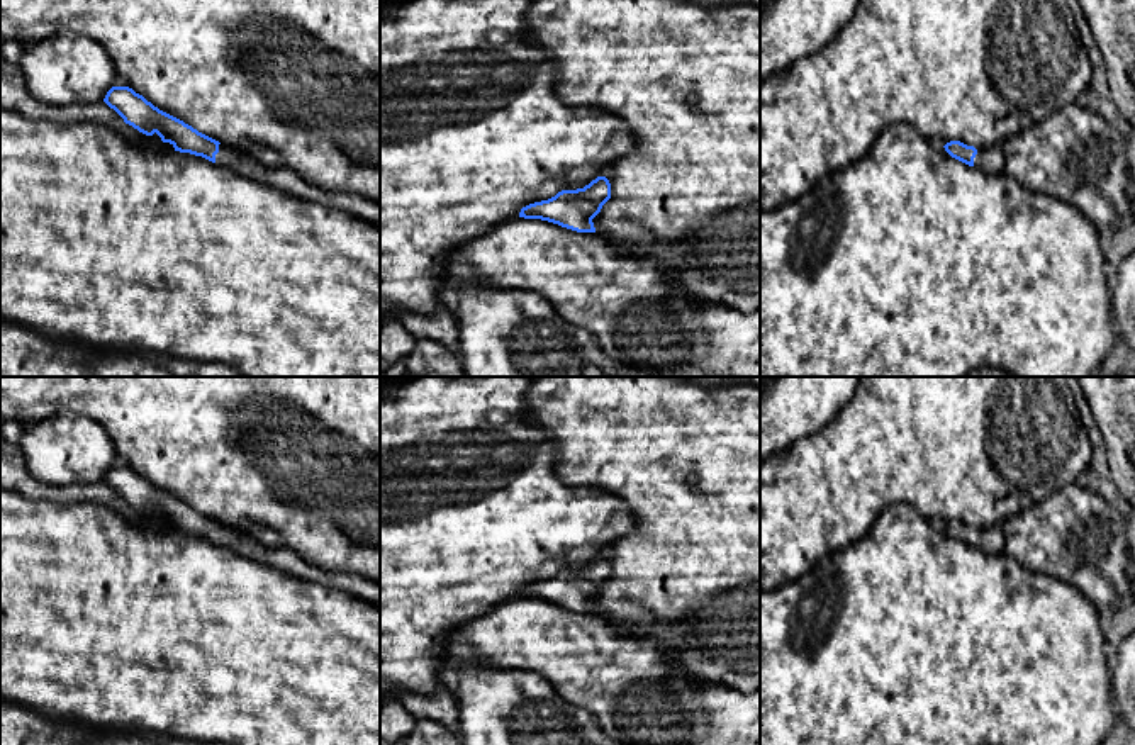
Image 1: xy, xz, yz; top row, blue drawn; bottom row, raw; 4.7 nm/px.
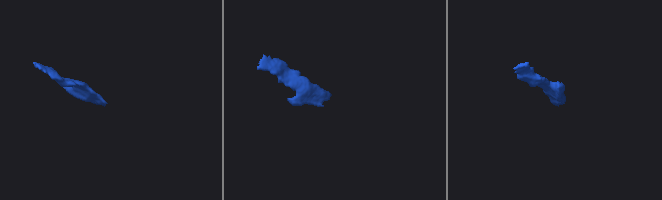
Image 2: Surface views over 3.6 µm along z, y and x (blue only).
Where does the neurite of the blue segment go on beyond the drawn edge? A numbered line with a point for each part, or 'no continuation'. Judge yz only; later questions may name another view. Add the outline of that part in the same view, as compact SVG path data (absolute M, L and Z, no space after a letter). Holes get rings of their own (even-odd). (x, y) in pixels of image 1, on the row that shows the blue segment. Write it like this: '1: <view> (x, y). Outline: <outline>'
1: yz (991, 160). Outline: M1001 144L977 149L974 166L991 175L1004 171L1004 153Z

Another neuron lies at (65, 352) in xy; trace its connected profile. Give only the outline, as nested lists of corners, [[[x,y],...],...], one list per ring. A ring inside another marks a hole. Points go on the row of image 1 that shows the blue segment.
[[[0,321],[0,377],[244,377],[234,367],[215,361],[185,361],[166,353],[95,351],[59,343],[20,324]]]

